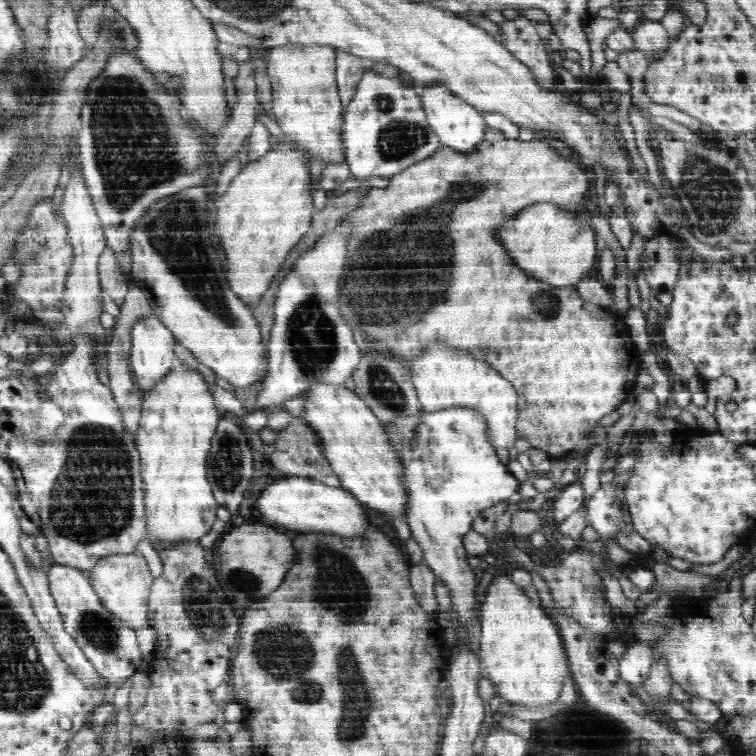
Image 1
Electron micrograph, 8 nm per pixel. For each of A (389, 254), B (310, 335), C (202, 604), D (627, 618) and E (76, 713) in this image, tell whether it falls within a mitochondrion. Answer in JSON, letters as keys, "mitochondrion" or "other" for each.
{"A":"mitochondrion","B":"mitochondrion","C":"mitochondrion","D":"other","E":"other"}

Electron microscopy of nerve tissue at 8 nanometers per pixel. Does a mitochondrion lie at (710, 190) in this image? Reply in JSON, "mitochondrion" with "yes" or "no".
{"mitochondrion":"yes"}

